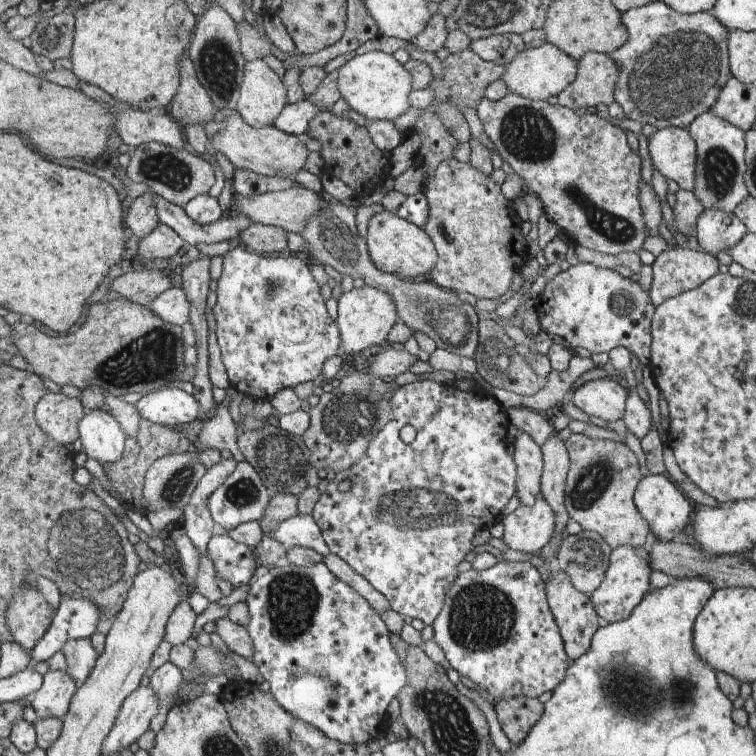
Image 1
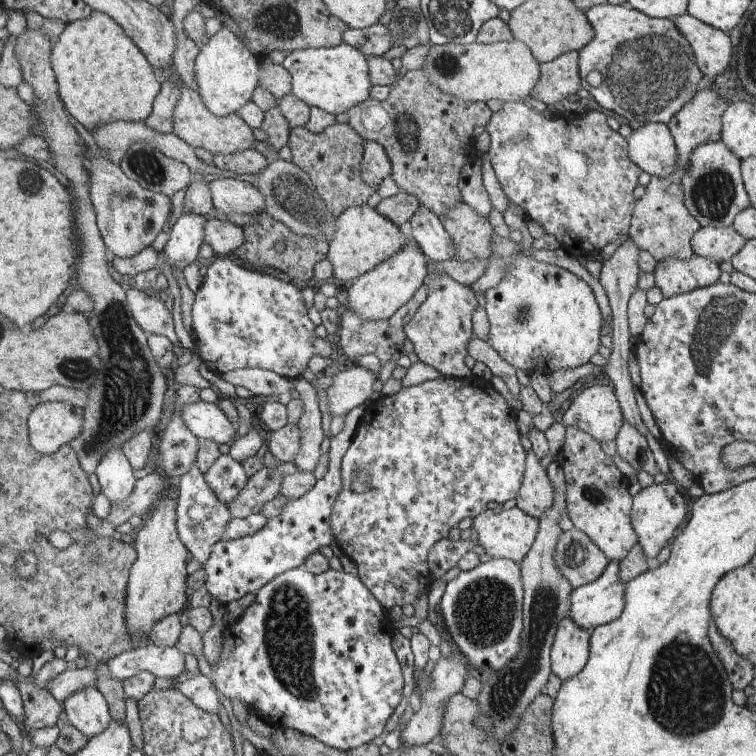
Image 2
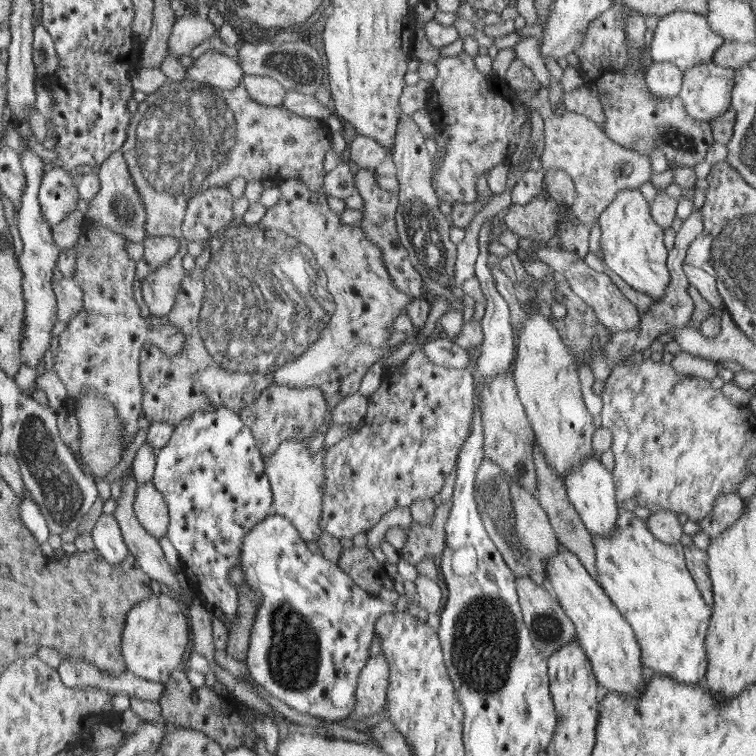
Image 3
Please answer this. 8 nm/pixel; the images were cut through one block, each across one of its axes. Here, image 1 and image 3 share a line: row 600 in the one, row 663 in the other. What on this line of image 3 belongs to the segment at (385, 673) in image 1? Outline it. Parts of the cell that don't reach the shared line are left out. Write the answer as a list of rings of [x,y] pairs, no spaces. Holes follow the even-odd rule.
[[[272,513],[271,516],[266,516],[262,522],[259,522],[251,531],[247,531],[241,544],[241,560],[239,560],[239,570],[243,572],[243,582],[255,593],[260,594],[259,613],[256,614],[251,630],[249,633],[248,647],[246,650],[246,666],[249,672],[249,677],[263,687],[271,697],[285,703],[285,706],[297,711],[298,713],[308,714],[315,718],[321,718],[330,721],[342,721],[347,719],[355,707],[355,688],[357,685],[357,674],[361,668],[365,666],[369,658],[369,646],[371,646],[371,638],[373,638],[374,624],[378,620],[378,616],[385,612],[393,610],[393,603],[385,602],[378,599],[377,596],[370,595],[360,586],[357,586],[348,574],[345,574],[339,567],[337,562],[324,559],[320,554],[311,554],[305,548],[305,542],[298,535],[298,529],[291,524],[286,517]]]

